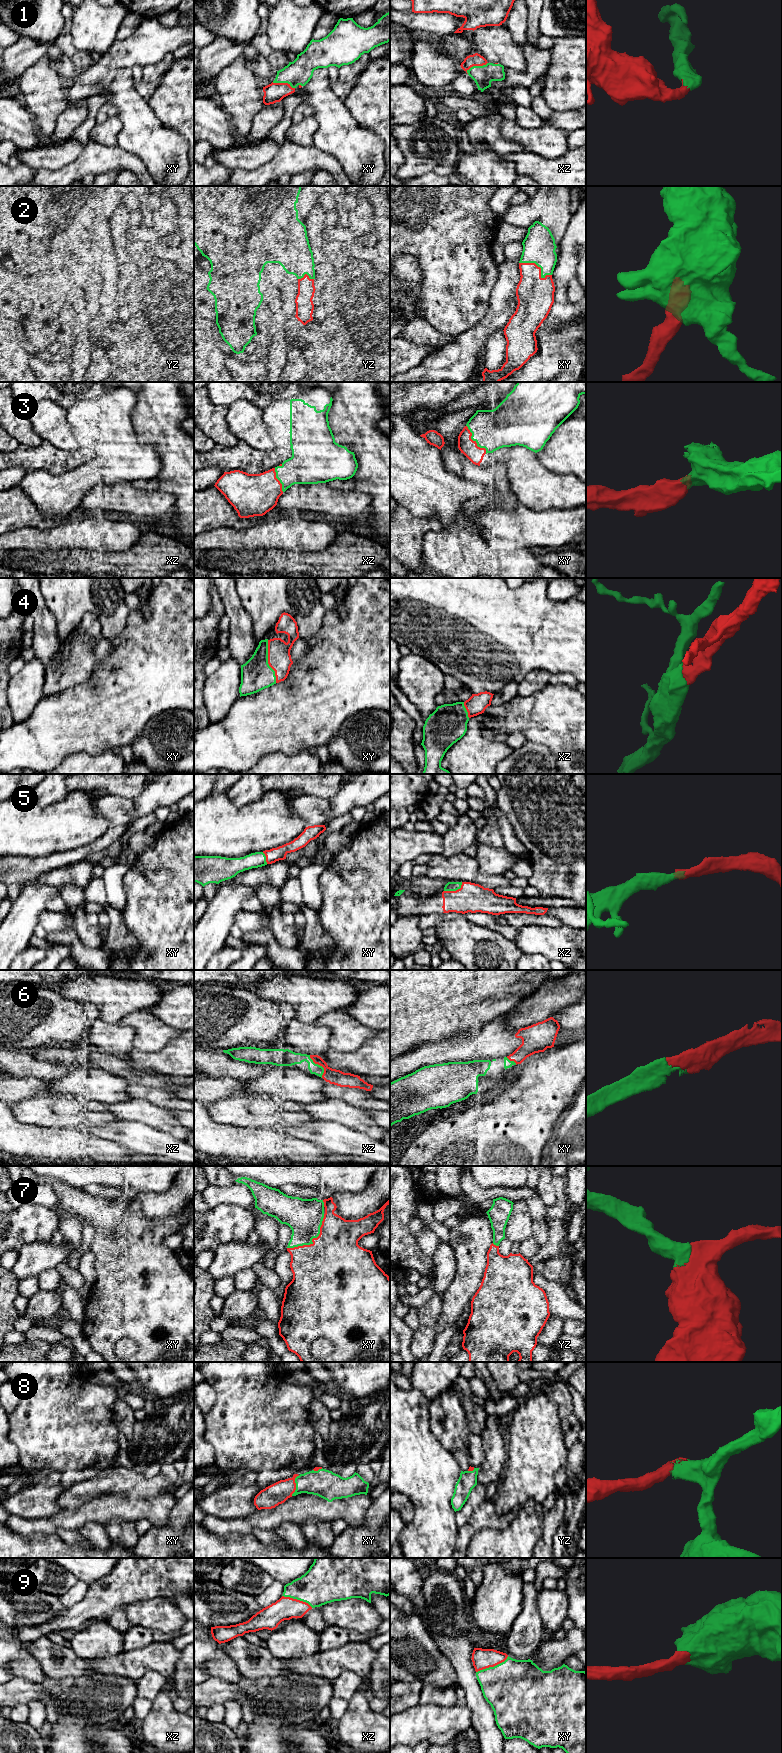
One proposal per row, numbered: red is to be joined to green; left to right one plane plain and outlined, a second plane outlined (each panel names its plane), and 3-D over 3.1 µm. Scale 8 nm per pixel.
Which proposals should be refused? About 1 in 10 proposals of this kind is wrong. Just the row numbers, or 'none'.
none

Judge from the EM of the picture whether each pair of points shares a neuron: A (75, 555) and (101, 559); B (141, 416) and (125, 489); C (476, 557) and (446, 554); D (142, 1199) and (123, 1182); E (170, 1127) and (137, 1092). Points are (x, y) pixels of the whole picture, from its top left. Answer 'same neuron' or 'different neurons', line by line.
A: same neuron
B: different neurons
C: same neuron
D: different neurons
E: different neurons

